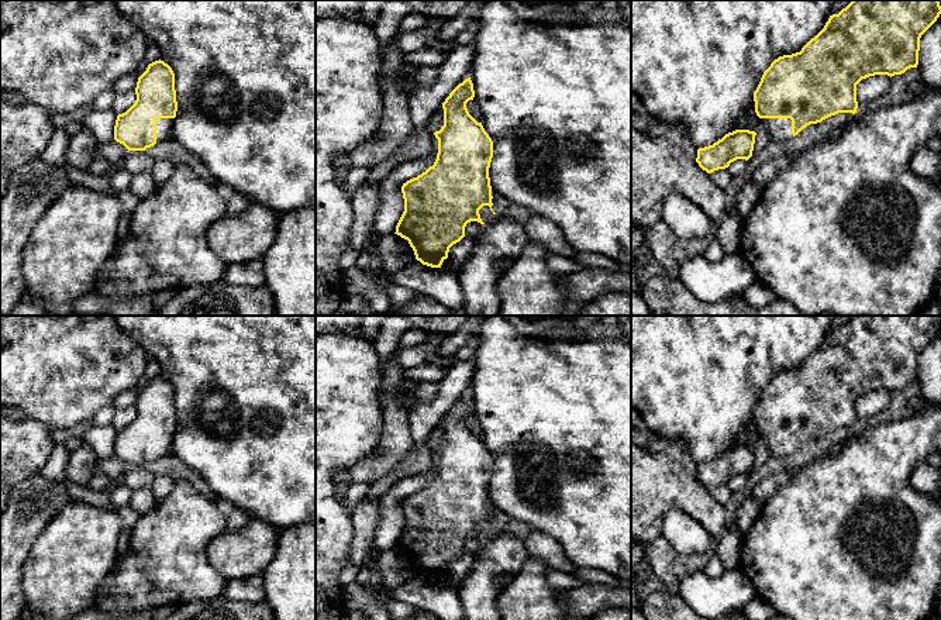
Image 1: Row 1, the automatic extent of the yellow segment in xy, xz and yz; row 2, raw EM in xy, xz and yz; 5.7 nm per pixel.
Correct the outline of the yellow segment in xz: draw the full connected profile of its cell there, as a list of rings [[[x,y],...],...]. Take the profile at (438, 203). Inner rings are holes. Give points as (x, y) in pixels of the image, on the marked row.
[[[470,78],[459,83],[442,103],[444,125],[434,135],[438,140],[438,154],[432,166],[403,183],[404,211],[396,225],[396,232],[407,240],[416,259],[431,268],[441,268],[449,248],[465,237],[470,221],[485,224],[479,210],[492,206],[489,168],[493,158],[493,141],[468,111],[466,103],[473,100],[475,90]]]

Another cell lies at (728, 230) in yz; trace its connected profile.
[[[727,213],[717,224],[716,240],[721,244],[724,255],[733,254],[740,247],[742,217],[738,213]]]

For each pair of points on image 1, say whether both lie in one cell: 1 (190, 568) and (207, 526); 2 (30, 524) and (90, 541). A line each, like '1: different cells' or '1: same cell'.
1: same cell
2: different cells

